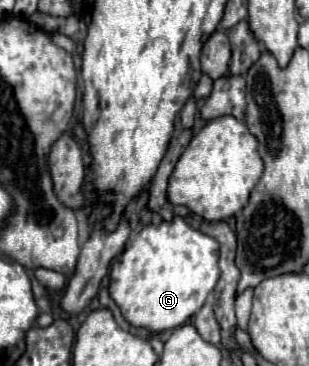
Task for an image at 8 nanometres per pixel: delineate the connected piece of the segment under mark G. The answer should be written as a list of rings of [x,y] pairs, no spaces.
[[[183,217],[163,221],[159,225],[145,225],[141,233],[125,247],[125,251],[111,263],[111,283],[109,295],[121,309],[121,315],[133,327],[145,327],[153,333],[181,327],[189,317],[193,317],[205,303],[207,295],[215,289],[219,281],[219,243],[193,229]]]

